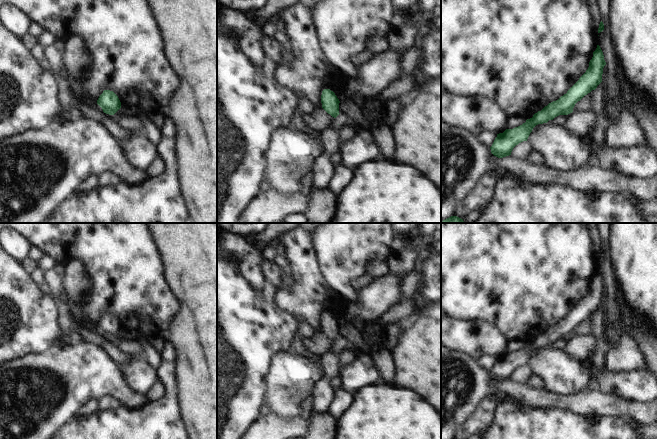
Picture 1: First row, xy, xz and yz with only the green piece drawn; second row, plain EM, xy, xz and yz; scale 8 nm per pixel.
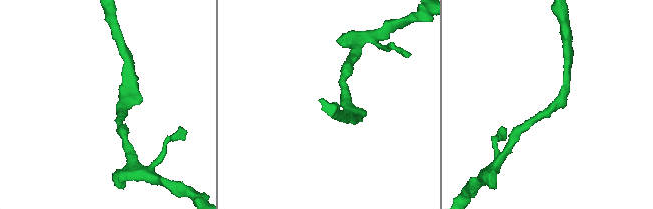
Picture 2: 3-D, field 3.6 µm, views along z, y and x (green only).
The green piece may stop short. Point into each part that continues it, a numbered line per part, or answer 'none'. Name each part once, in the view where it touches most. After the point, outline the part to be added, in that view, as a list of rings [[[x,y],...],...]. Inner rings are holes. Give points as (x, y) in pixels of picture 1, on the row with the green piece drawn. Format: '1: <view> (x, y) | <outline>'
none

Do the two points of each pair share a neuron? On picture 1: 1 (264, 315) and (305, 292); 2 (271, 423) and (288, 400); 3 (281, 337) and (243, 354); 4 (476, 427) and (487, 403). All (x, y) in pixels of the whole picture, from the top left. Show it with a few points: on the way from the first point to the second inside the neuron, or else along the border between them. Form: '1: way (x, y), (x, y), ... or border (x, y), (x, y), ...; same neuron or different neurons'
1: border (274, 304), (294, 318); different neurons
2: border (271, 412), (283, 416), (296, 416); different neurons
3: way (272, 337), (260, 337), (252, 345); same neuron
4: way (480, 421), (487, 409); same neuron

